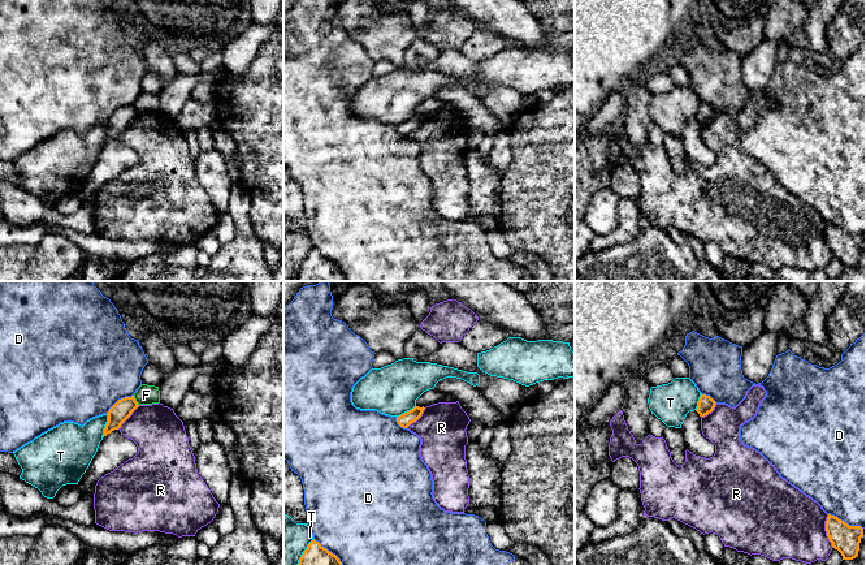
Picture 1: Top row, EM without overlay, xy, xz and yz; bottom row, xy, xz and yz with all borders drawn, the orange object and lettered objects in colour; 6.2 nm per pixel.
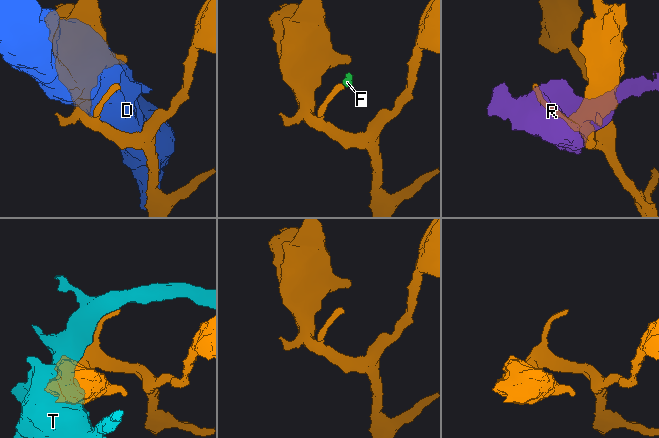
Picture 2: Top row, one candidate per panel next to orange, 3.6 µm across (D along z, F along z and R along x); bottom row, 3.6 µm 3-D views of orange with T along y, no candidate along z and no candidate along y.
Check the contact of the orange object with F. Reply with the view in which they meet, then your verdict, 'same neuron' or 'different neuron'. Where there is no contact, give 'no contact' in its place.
xy | different neuron

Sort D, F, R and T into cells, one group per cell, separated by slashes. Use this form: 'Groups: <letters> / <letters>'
Groups: D / F / R / T

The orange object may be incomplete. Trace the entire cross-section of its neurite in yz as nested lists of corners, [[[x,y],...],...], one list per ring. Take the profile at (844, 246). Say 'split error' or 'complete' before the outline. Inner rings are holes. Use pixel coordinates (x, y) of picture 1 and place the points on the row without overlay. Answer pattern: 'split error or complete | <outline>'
complete | [[[828,223],[826,240],[832,255],[837,258],[843,268],[853,268],[858,264],[863,237],[861,234],[849,234],[835,224]]]

